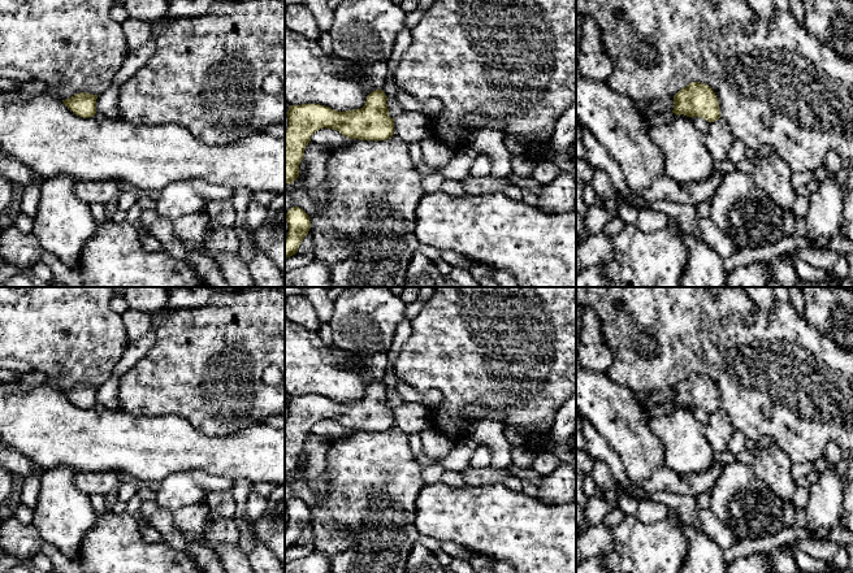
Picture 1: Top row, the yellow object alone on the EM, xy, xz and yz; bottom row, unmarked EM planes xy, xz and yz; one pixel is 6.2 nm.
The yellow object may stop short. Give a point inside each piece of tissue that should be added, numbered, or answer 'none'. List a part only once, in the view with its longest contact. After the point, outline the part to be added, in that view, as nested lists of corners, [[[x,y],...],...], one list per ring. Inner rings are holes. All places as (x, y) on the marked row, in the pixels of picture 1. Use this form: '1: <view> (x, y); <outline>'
none

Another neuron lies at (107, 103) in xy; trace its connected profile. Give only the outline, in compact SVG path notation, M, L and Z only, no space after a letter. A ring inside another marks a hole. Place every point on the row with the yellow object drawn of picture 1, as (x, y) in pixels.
M166 17L161 19L153 27L153 34L150 40L142 47L129 51L125 57L120 70L112 79L111 86L96 99L96 112L100 113L105 118L120 120L118 110L118 90L120 86L133 77L156 52L157 49L157 38L161 31L176 19Z

